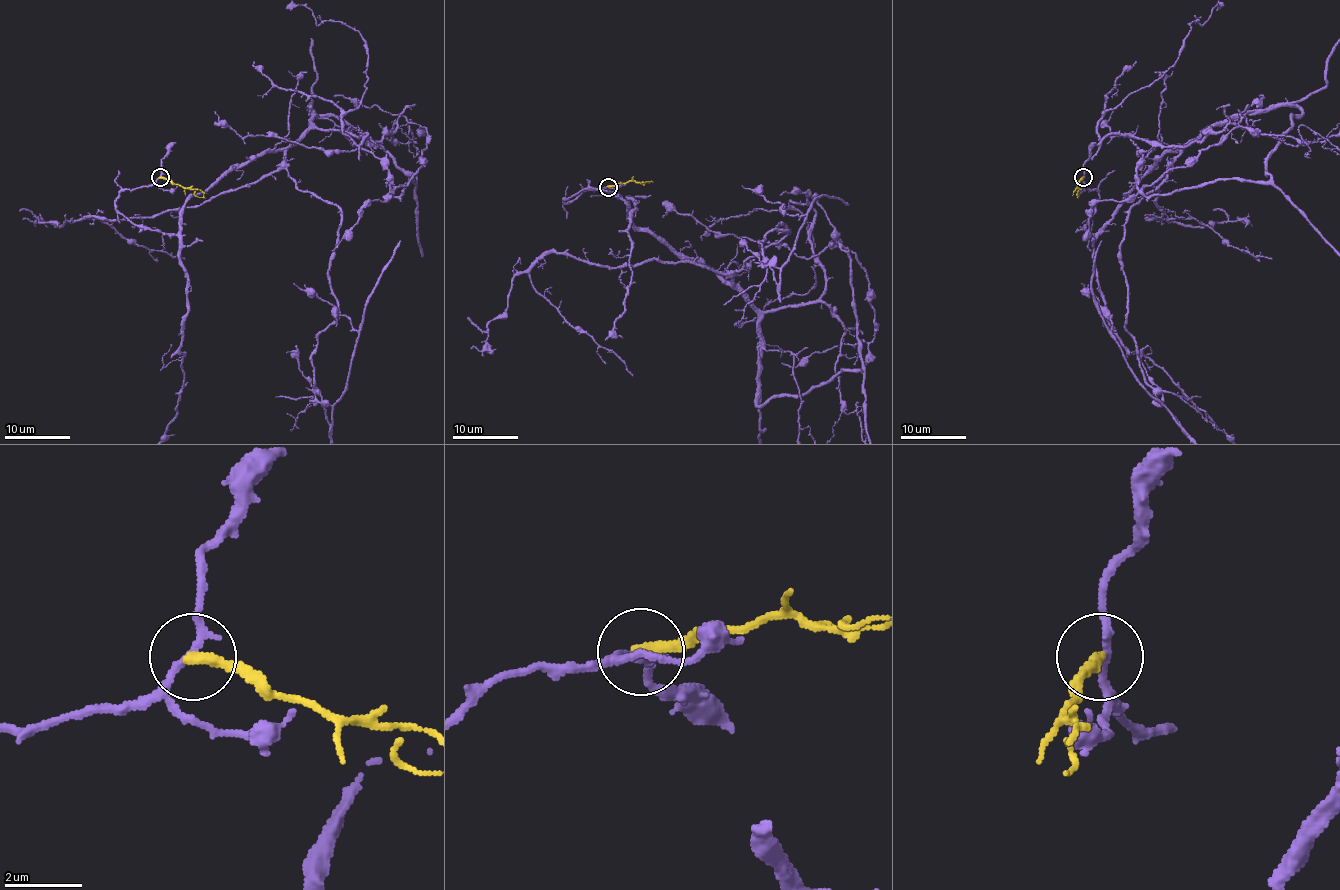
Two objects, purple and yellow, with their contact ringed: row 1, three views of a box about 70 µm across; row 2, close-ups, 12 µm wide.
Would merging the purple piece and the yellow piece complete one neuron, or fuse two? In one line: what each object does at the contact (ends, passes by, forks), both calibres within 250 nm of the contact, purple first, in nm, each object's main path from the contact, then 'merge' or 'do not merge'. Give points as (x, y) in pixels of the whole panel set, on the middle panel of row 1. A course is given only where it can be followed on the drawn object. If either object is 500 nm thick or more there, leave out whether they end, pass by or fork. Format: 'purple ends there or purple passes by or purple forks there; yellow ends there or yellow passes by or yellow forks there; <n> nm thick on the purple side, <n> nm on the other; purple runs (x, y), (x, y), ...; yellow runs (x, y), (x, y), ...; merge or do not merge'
purple passes by; yellow ends there; 200 nm thick on the purple side, 320 nm on the other; yellow runs (608, 187), (631, 180), (652, 182); do not merge

